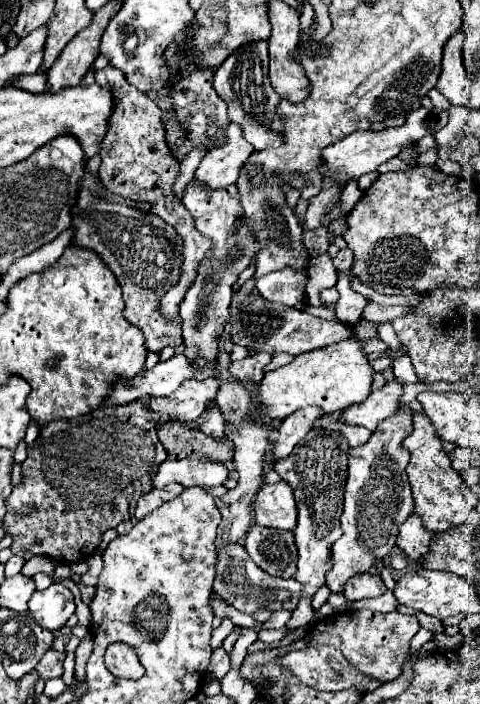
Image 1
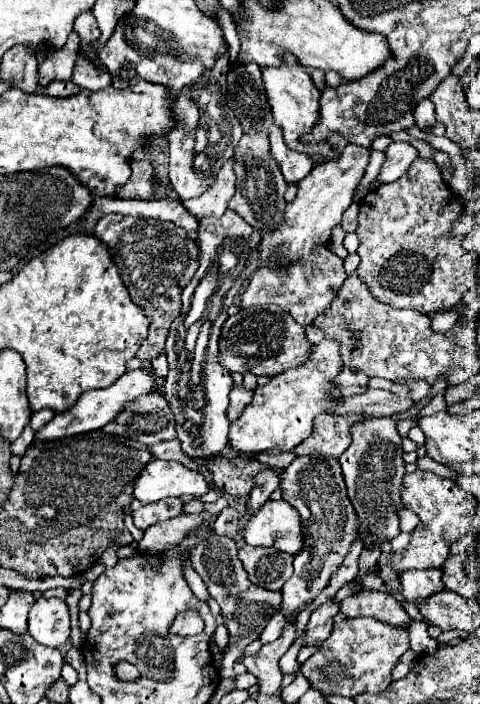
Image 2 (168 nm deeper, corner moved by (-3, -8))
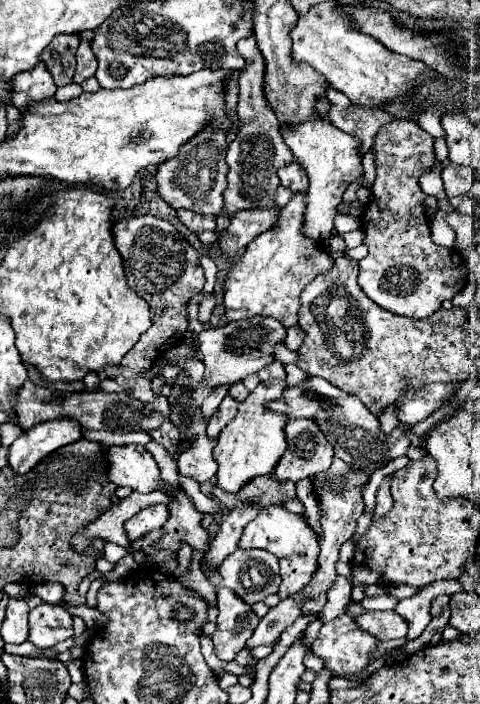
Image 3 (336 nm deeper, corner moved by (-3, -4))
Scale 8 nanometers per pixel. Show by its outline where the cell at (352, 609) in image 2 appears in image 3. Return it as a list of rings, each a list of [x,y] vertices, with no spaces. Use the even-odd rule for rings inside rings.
[[[367,612],[363,616],[355,618],[357,626],[363,632],[369,632],[371,636],[377,636],[377,640],[395,640],[403,638],[407,634],[407,624],[397,612]]]

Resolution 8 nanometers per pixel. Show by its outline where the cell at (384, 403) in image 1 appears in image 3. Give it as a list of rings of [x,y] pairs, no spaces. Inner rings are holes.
[[[311,418],[289,420],[285,427],[287,439],[305,433],[305,440],[287,440],[287,450],[273,470],[273,478],[283,484],[287,480],[299,482],[315,476],[331,466],[333,446],[325,440]]]

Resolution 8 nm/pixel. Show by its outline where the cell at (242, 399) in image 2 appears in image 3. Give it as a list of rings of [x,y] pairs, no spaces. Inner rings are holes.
[[[227,396],[227,398],[221,402],[219,412],[217,412],[217,414],[209,420],[209,424],[207,424],[207,432],[209,432],[209,436],[217,438],[219,432],[221,432],[221,428],[225,428],[225,426],[233,420],[235,412],[237,412],[237,402],[235,402],[231,396]]]

